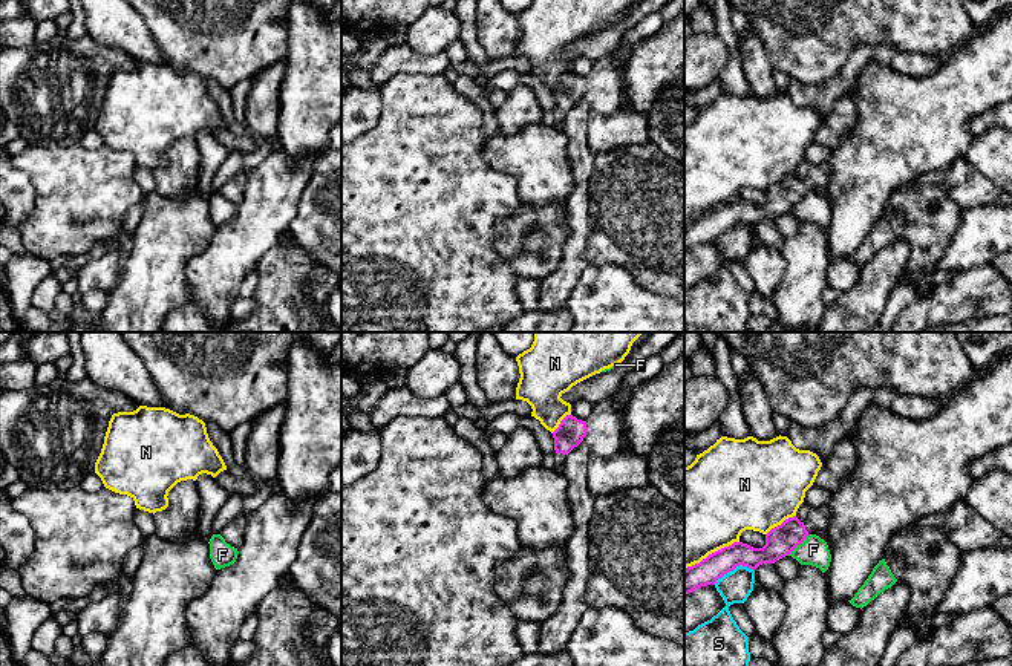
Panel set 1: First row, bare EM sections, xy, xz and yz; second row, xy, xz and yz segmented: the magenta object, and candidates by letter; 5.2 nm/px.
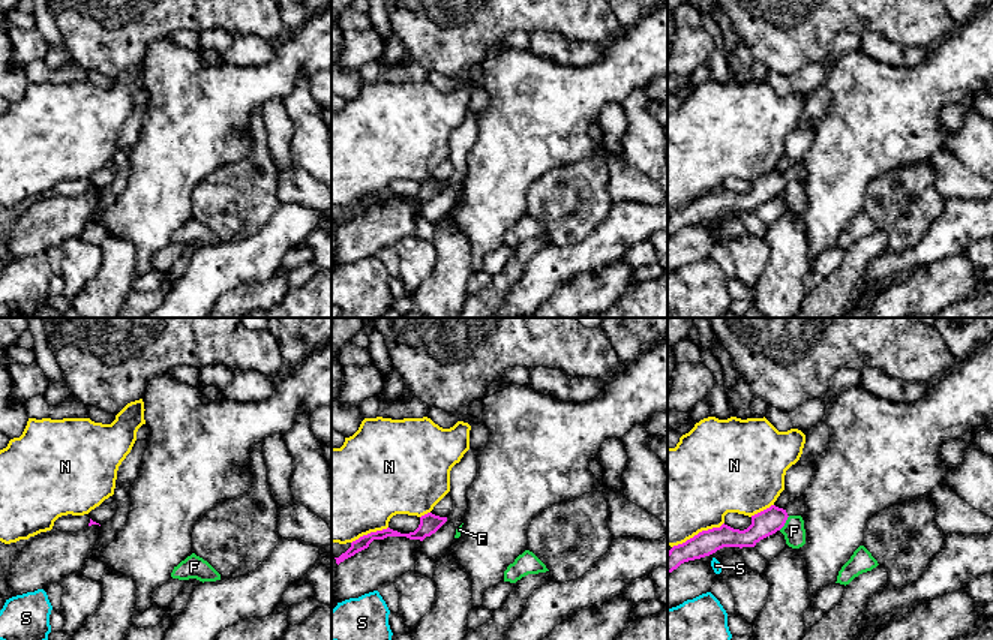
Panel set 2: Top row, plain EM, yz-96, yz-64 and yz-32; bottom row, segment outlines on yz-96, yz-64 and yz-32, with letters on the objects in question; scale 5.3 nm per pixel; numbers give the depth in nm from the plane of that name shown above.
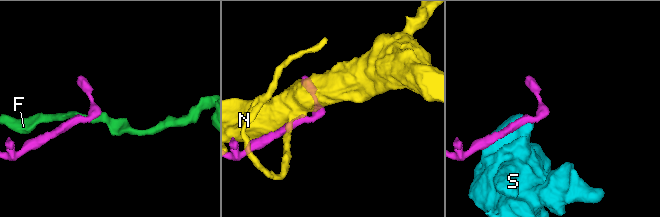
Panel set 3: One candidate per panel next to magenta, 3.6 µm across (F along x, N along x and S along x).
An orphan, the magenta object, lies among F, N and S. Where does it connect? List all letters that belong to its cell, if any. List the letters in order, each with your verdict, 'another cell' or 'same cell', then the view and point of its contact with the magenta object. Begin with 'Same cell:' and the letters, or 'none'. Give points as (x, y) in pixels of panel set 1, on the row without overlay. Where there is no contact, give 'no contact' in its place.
Same cell: none
F: another cell | yz (798, 201)
N: another cell | yz (712, 210)
S: another cell | yz (734, 225)

